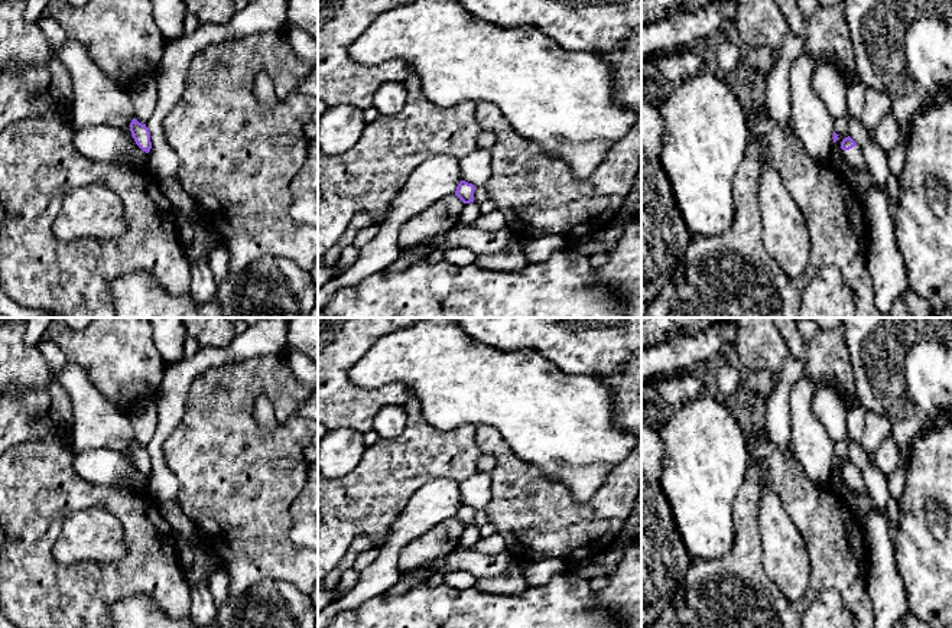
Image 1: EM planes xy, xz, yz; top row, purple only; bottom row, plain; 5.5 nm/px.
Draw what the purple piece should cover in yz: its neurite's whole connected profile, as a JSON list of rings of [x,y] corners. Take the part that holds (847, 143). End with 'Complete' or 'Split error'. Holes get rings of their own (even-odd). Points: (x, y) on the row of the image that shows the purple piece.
[[[849,136],[842,140],[841,149],[842,149],[844,157],[851,166],[857,167],[858,170],[862,170],[867,167],[860,146]]]. Split error

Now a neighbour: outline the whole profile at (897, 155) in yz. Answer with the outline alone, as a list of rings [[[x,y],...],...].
[[[816,0],[819,6],[844,6],[860,82],[887,95],[900,127],[899,143],[887,153],[890,173],[899,179],[906,160],[909,130],[914,120],[936,107],[932,97],[946,92],[952,101],[952,0]]]

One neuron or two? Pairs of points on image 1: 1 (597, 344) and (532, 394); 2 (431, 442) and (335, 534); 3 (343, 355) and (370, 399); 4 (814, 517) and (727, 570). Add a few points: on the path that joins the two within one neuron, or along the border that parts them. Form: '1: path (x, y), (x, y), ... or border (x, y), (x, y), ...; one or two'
1: border (535, 350), (567, 373), (595, 376); two
2: path (406, 462), (358, 510); one
3: path (343, 368), (343, 381), (357, 396); one
4: path (779, 482), (762, 481), (750, 493), (746, 536); one

